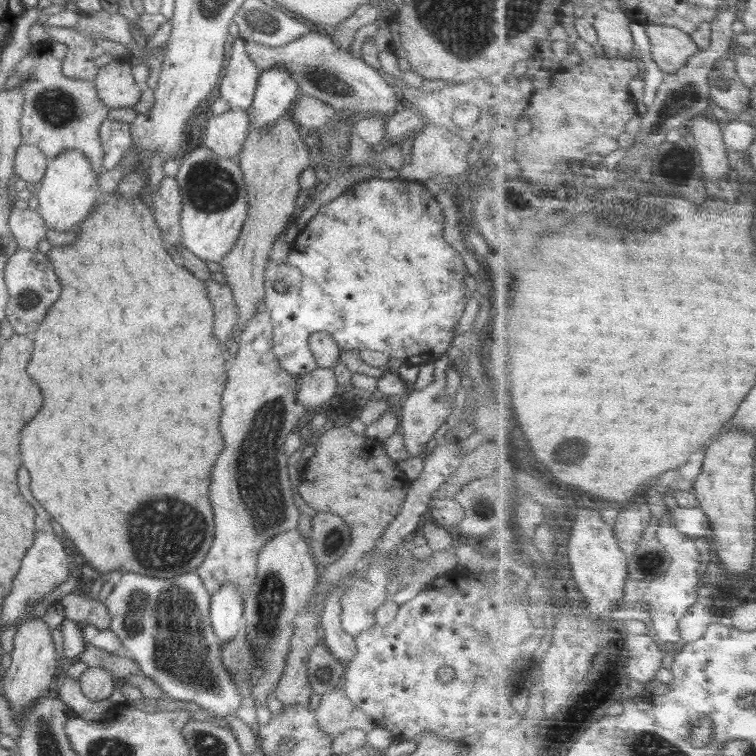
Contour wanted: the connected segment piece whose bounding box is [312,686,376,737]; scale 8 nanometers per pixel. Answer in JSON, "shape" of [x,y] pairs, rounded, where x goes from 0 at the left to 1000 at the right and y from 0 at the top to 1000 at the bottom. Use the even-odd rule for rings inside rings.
{"shape":[[[454,907],[425,919],[422,934],[413,940],[423,968],[440,975],[460,963],[479,964],[487,971],[497,962],[489,947],[466,931]]]}

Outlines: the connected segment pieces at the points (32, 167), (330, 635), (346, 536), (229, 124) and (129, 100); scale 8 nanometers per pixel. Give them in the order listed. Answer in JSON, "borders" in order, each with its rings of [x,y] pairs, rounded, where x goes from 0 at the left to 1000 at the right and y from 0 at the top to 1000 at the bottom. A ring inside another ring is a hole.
{"borders":[[[[29,190],[20,204],[21,237],[28,237],[34,242],[53,242],[61,228],[62,210],[50,193]]],[[[444,775],[426,798],[422,832],[426,852],[444,872],[460,878],[471,868],[474,858],[470,845],[452,831],[450,792],[452,792],[452,780]]],[[[419,677],[411,693],[413,708],[407,713],[411,735],[434,750],[459,729],[464,718],[463,697],[440,677]]],[[[306,144],[288,153],[279,151],[265,193],[275,196],[286,206],[313,212],[325,190],[331,164],[327,147]]],[[[143,78],[132,82],[123,107],[132,134],[143,144],[167,144],[185,132],[189,115],[175,102],[173,81]]]]}

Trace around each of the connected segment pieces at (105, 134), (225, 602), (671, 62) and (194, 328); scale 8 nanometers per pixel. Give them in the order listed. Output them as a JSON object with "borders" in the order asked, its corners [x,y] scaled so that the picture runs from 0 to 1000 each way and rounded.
{"borders":[[[[138,159],[132,167],[132,189],[138,197],[138,229],[159,217],[165,201],[176,193],[172,165],[151,159]]],[[[296,772],[279,788],[278,824],[292,849],[312,845],[323,836],[323,802],[317,783],[310,772]]],[[[858,32],[856,41],[864,58],[864,78],[884,98],[905,90],[927,67],[917,48],[901,37]]],[[[153,253],[146,257],[136,258],[130,263],[122,279],[115,287],[104,295],[104,306],[102,307],[102,315],[95,323],[90,325],[77,325],[70,328],[61,337],[70,349],[73,361],[75,362],[79,378],[79,397],[66,407],[61,423],[56,423],[53,434],[48,437],[48,444],[45,444],[45,468],[42,468],[42,476],[37,481],[37,497],[48,505],[48,508],[56,508],[56,521],[61,524],[58,529],[58,542],[56,542],[56,550],[45,550],[40,556],[40,569],[37,569],[37,561],[29,566],[29,608],[32,608],[32,619],[37,619],[40,630],[42,630],[42,640],[40,640],[40,648],[42,648],[42,656],[61,672],[61,677],[66,677],[66,683],[85,698],[87,709],[103,725],[103,730],[111,735],[112,741],[116,741],[115,747],[111,749],[112,758],[122,759],[124,762],[140,763],[151,754],[163,755],[167,758],[181,757],[188,758],[190,762],[200,762],[209,767],[220,767],[228,765],[228,762],[238,762],[246,759],[246,757],[254,757],[257,751],[262,751],[278,725],[278,717],[280,717],[280,706],[283,706],[283,690],[280,690],[280,669],[278,669],[278,661],[275,661],[275,646],[278,646],[278,619],[283,616],[283,608],[288,606],[288,601],[294,598],[294,577],[291,577],[291,569],[288,569],[288,556],[291,556],[291,548],[294,548],[294,537],[291,537],[291,526],[294,526],[294,516],[296,516],[296,508],[299,508],[299,489],[296,489],[296,479],[302,481],[302,474],[296,476],[299,466],[294,466],[294,460],[288,458],[288,450],[280,444],[280,429],[283,429],[284,413],[280,410],[280,402],[275,397],[274,378],[269,370],[259,368],[251,362],[250,357],[235,352],[228,347],[225,336],[217,331],[214,325],[214,315],[212,315],[212,303],[206,302],[208,294],[204,294],[205,288],[196,272],[185,270],[185,261],[168,263]]]]}

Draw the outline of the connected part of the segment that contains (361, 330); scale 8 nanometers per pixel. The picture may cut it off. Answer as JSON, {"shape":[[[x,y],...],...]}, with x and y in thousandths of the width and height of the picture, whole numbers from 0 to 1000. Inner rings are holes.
{"shape":[[[493,235],[484,237],[481,241],[466,246],[447,262],[426,271],[419,283],[393,310],[392,316],[385,323],[384,335],[378,344],[372,349],[360,348],[358,344],[354,344],[353,357],[349,361],[349,401],[361,423],[361,467],[365,470],[370,484],[390,500],[402,497],[405,492],[422,485],[407,458],[407,448],[414,439],[433,439],[437,442],[451,464],[479,463],[480,460],[497,463],[519,474],[529,474],[542,484],[577,479],[590,467],[603,438],[611,434],[618,419],[623,417],[626,410],[624,389],[627,386],[627,381],[623,376],[619,376],[612,362],[614,356],[618,354],[618,347],[608,335],[589,320],[585,312],[586,296],[585,274],[582,274],[570,247],[563,247],[558,241],[545,238],[537,239],[528,235],[512,239]],[[365,370],[378,373],[378,378],[381,378],[378,388],[368,388],[362,382],[361,376]]]}

